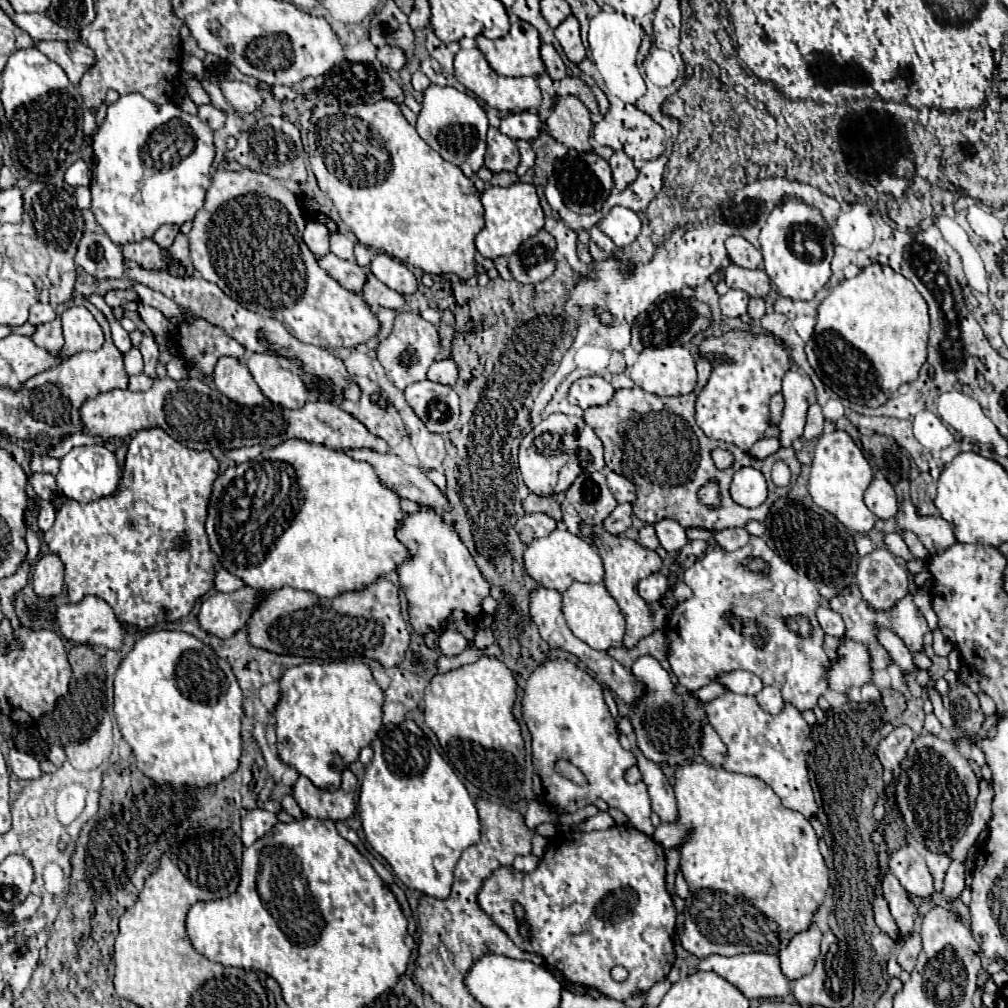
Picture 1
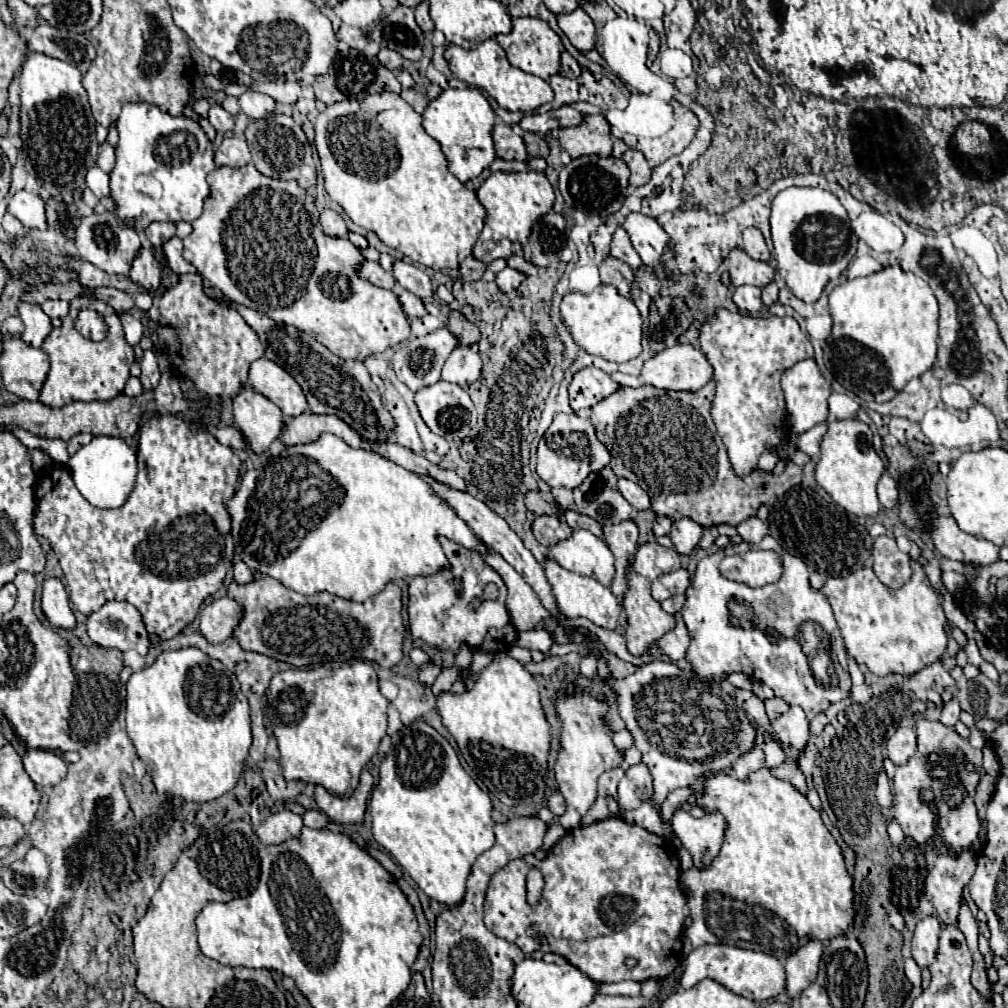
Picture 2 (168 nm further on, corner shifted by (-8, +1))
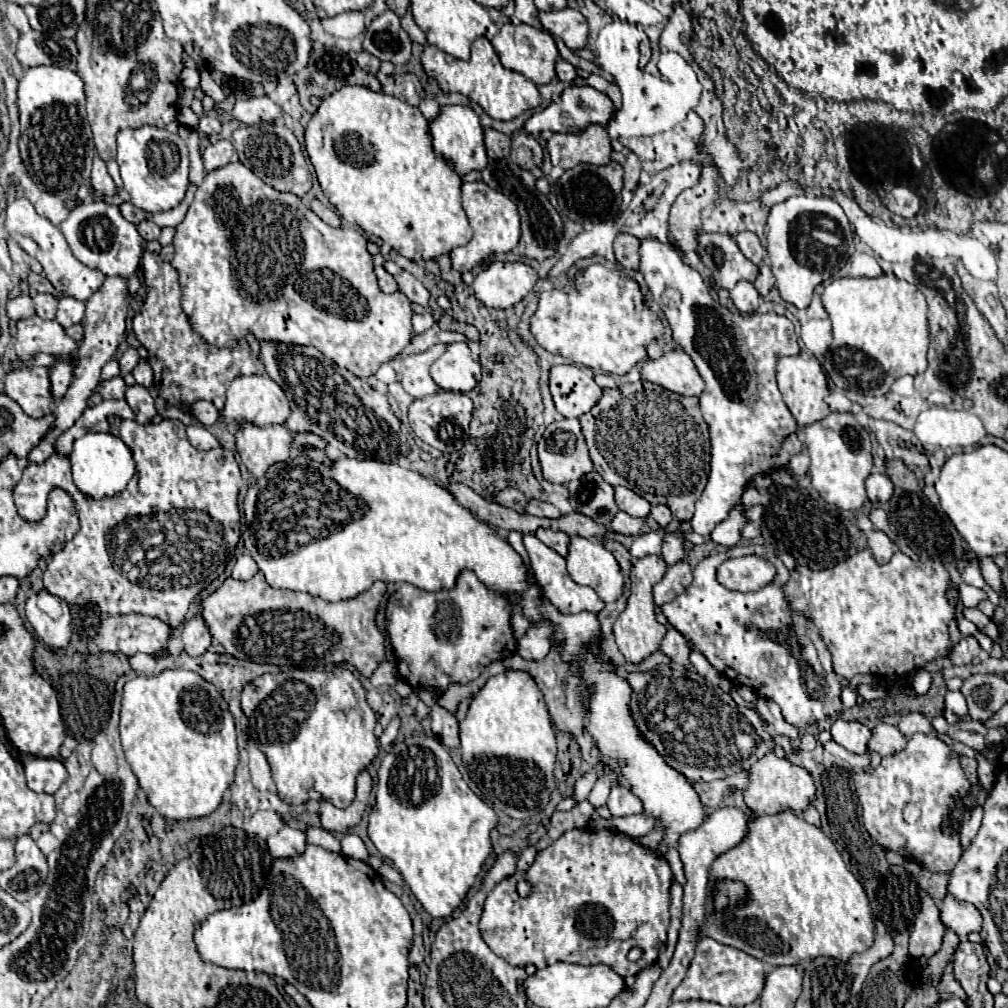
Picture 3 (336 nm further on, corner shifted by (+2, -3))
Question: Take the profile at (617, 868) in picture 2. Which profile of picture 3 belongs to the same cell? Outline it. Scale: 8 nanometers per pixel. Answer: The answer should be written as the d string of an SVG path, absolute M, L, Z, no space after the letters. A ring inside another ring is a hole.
M606 828L570 830L546 850L538 852L534 864L526 872L514 872L490 890L480 918L480 934L494 954L514 966L534 964L536 968L544 968L554 962L582 966L606 964L622 978L636 976L640 970L656 964L660 950L666 946L666 932L670 926L670 886L672 870L668 862L634 838ZM518 880L532 882L534 888L528 898L518 896ZM632 948L644 952L638 962L626 960Z

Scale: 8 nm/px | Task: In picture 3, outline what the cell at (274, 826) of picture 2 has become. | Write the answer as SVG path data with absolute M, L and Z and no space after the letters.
M282 826L278 834L266 838L266 844L268 844L270 856L274 856L274 858L290 858L292 854L304 852L306 836L304 836L302 830Z

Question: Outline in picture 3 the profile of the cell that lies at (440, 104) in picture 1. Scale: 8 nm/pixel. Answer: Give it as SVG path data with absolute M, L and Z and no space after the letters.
M458 104L442 106L440 114L428 122L428 132L432 138L432 150L436 152L436 156L450 162L456 174L464 176L472 170L484 170L484 166L488 164L482 124L478 114L470 106L458 106Z

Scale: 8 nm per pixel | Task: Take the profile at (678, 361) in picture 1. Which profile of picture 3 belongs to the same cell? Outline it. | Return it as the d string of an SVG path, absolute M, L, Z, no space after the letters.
M672 350L658 360L646 360L640 368L642 380L658 384L682 396L700 396L704 380L700 378L692 358L684 350Z

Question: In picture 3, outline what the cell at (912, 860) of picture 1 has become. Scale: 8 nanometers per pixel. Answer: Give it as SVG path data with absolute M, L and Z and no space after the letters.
M946 894L938 908L940 908L942 924L954 930L960 938L966 938L970 932L980 932L982 918L972 904L960 902L952 894Z

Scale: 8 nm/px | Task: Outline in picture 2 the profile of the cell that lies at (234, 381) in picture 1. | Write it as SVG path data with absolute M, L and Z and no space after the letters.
M242 388L234 398L234 420L250 450L258 456L270 456L270 444L284 430L284 414L280 408L252 388Z

